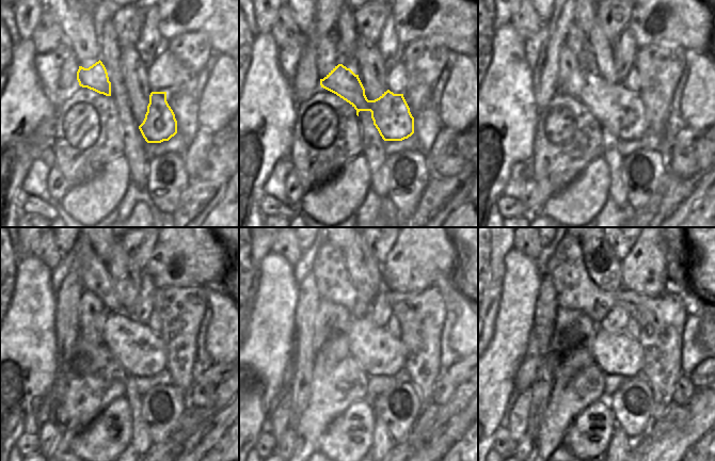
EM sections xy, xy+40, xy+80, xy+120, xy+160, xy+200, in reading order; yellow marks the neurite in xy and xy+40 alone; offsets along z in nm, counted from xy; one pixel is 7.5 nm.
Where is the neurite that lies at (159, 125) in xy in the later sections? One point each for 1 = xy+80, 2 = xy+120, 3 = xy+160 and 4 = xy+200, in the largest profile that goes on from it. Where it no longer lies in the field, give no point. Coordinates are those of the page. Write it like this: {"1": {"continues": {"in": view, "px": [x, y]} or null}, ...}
{"1": {"continues": {"in": "xy+80", "px": [621, 112]}}, "2": {"continues": {"in": "xy+120", "px": [140, 351]}}, "3": {"continues": {"in": "xy+160", "px": [379, 353]}}, "4": {"continues": {"in": "xy+200", "px": [619, 353]}}}

